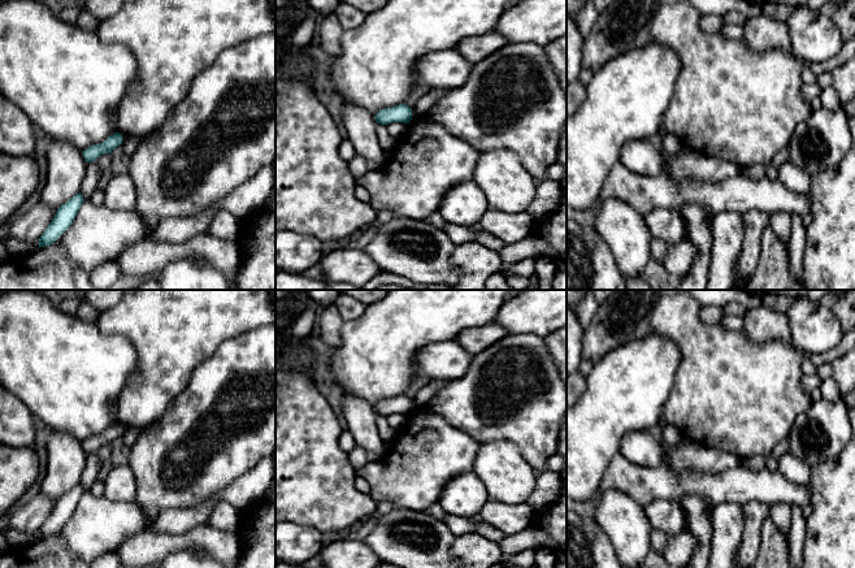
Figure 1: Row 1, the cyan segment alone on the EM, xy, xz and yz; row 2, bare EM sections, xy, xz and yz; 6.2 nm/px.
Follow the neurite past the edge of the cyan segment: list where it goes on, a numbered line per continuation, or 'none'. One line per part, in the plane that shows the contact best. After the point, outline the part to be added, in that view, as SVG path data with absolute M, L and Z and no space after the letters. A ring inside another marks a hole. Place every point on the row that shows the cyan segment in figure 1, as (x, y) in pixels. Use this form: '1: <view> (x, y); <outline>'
none

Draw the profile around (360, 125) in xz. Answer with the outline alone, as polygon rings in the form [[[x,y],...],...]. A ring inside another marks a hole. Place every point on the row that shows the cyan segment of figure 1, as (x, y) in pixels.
[[[342,103],[342,122],[347,131],[347,139],[352,143],[356,153],[366,160],[368,170],[376,172],[381,168],[385,151],[379,147],[374,116],[361,107]]]

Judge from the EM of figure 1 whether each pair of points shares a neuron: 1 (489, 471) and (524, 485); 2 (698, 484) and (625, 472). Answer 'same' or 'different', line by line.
1: same
2: same

